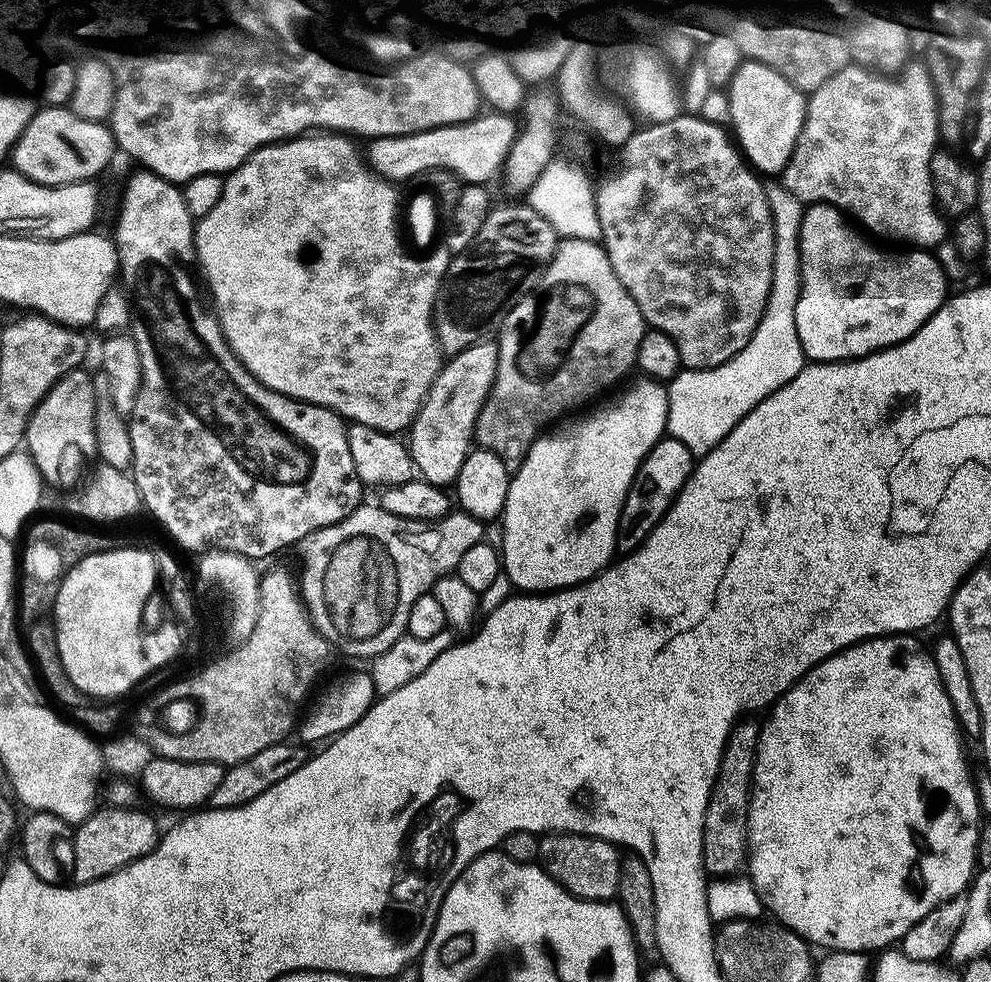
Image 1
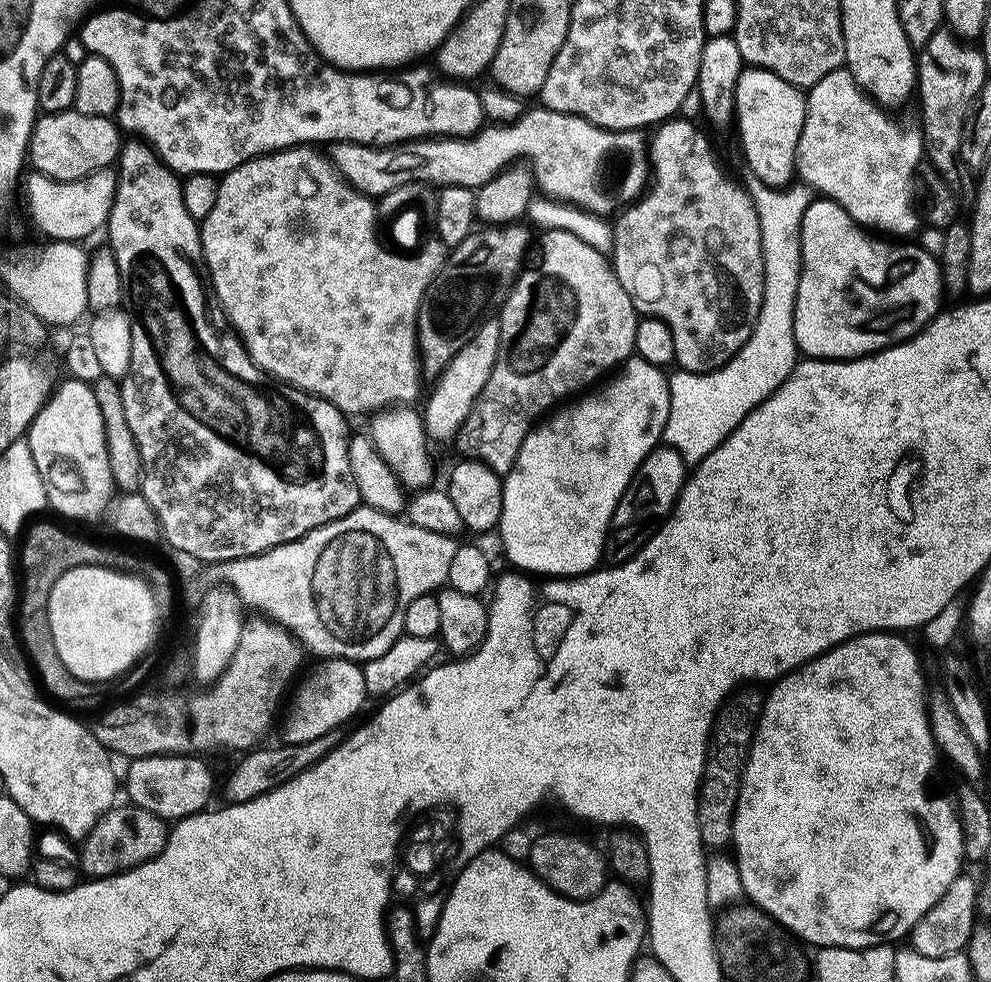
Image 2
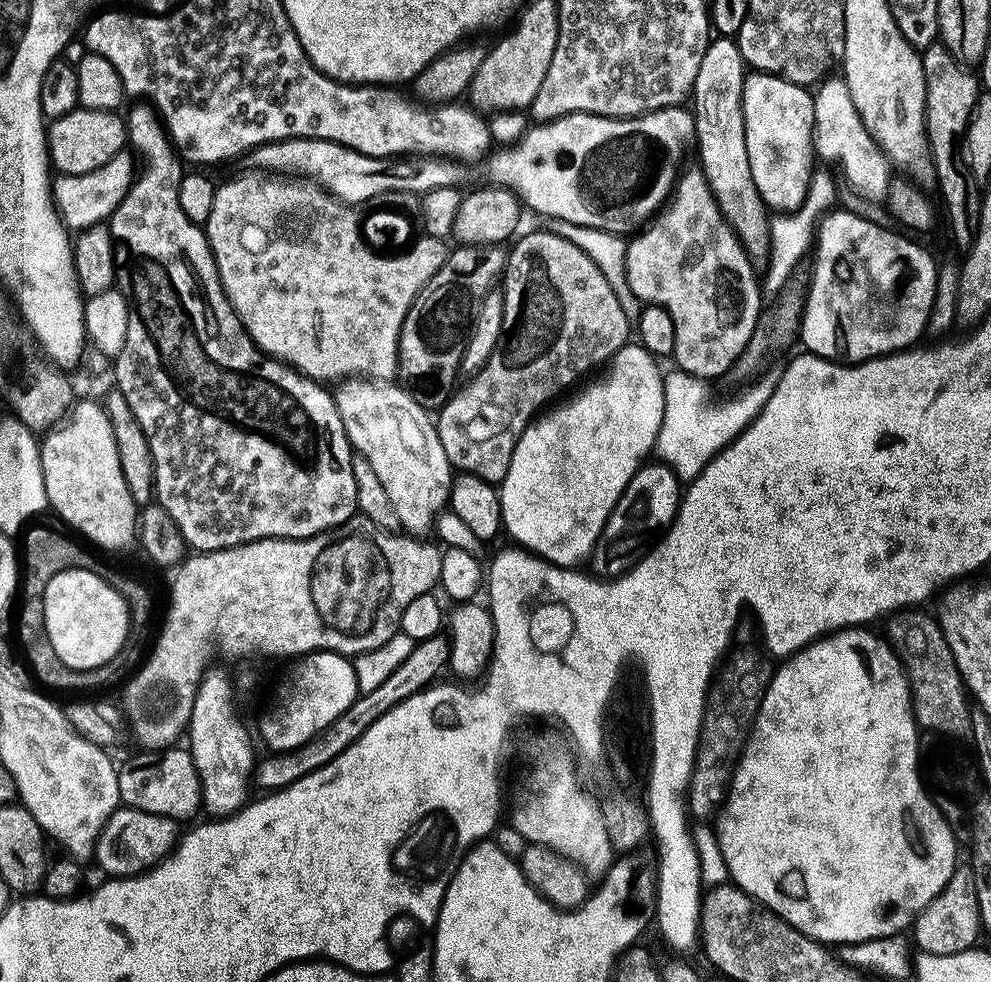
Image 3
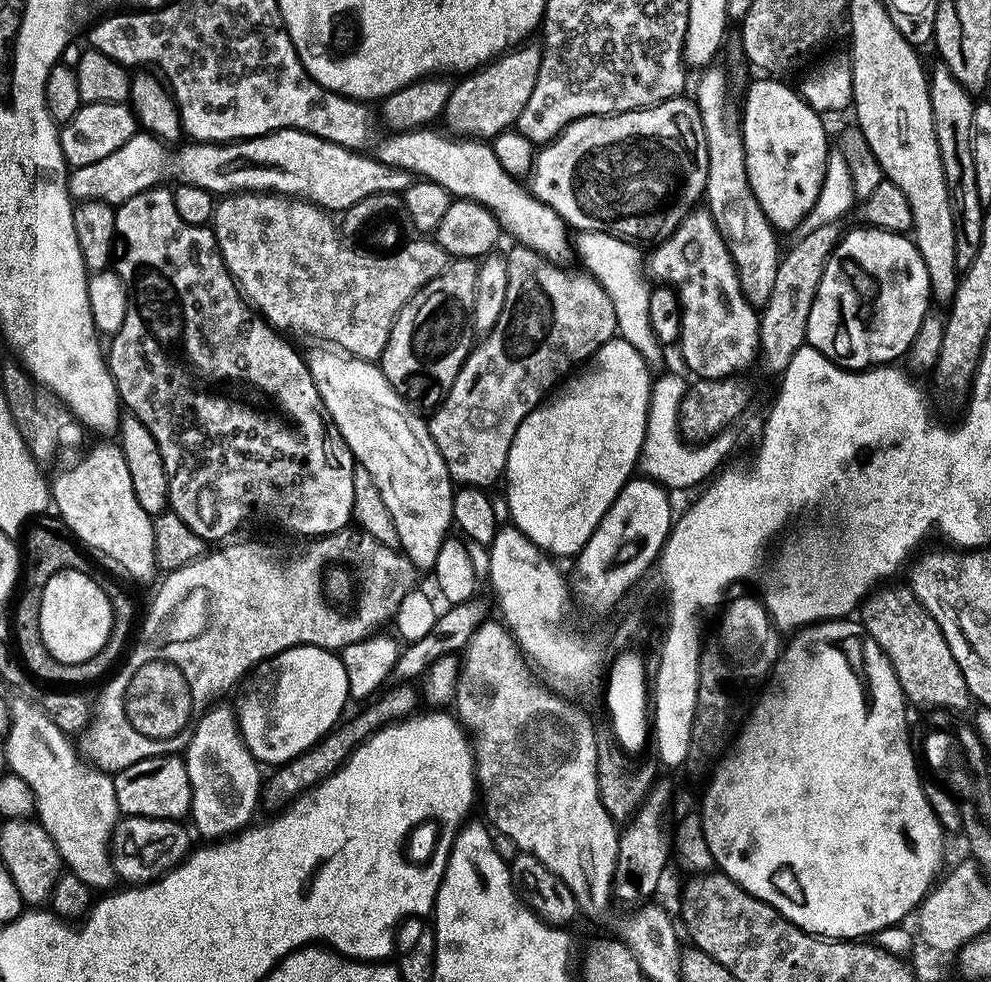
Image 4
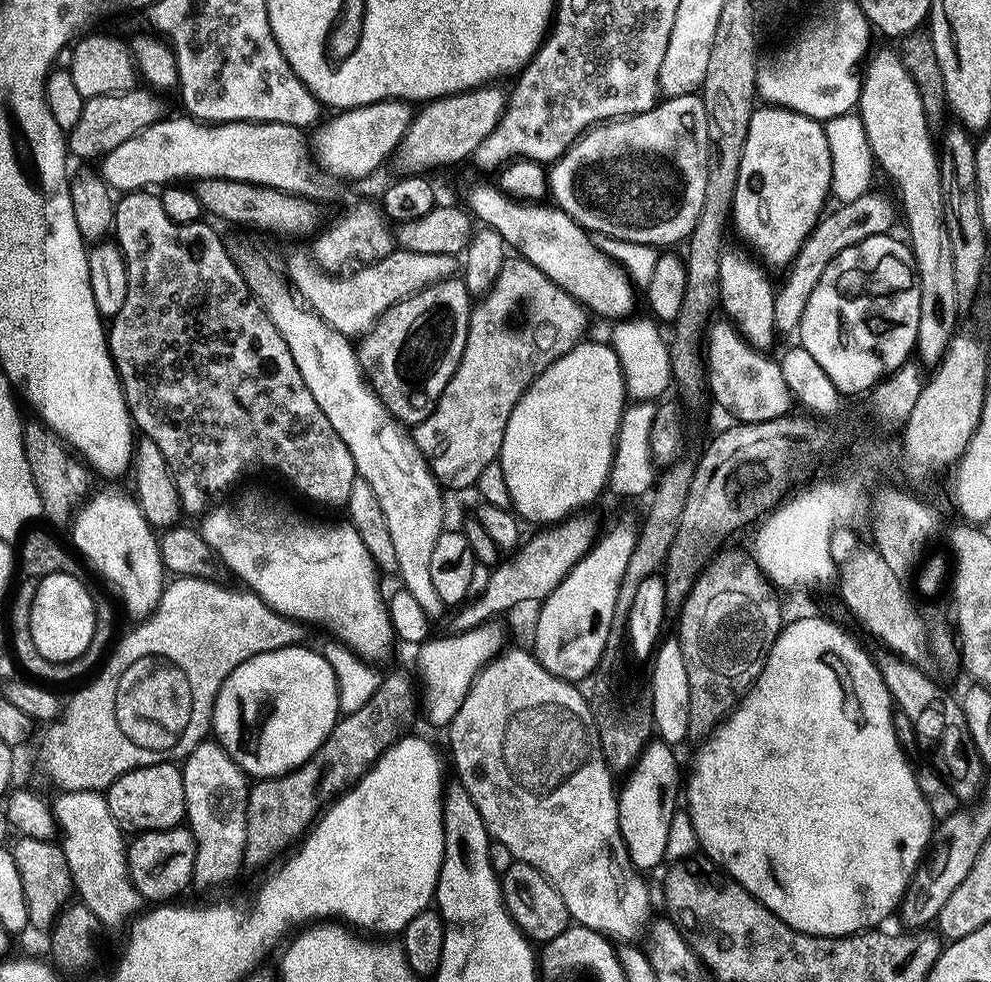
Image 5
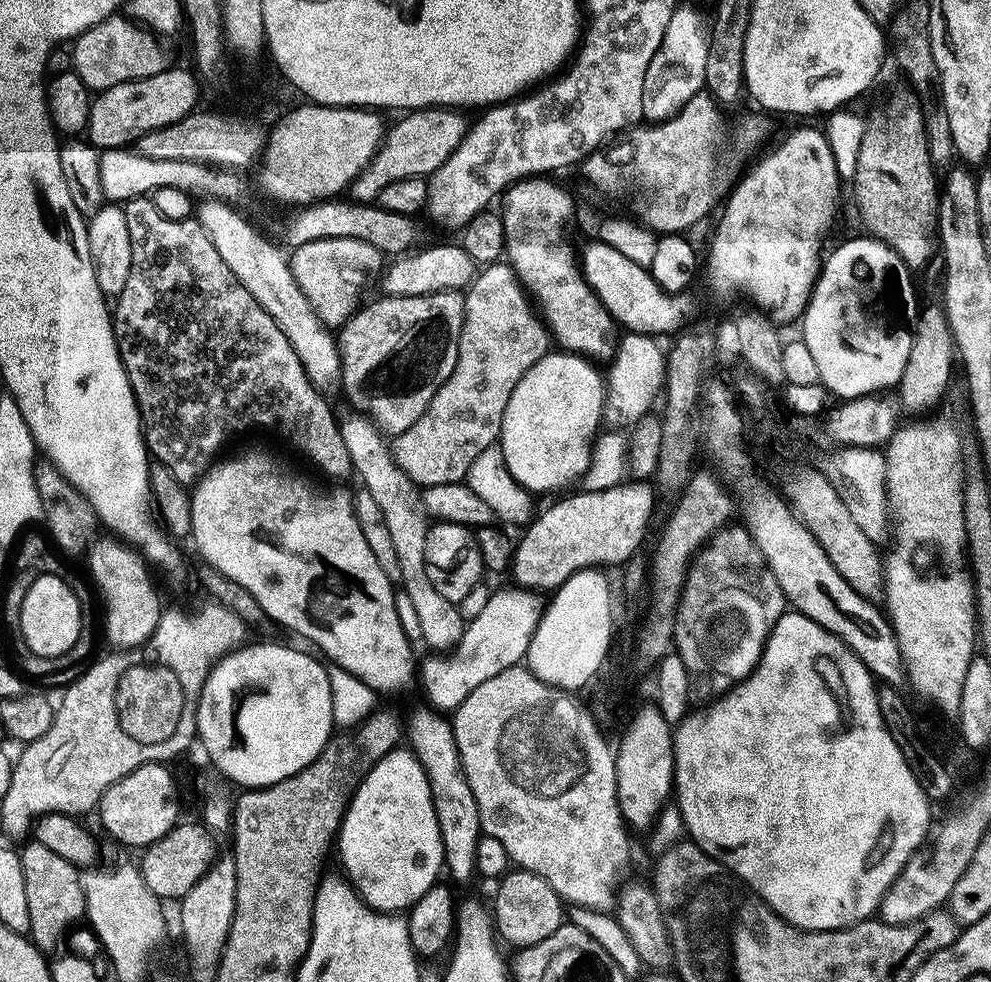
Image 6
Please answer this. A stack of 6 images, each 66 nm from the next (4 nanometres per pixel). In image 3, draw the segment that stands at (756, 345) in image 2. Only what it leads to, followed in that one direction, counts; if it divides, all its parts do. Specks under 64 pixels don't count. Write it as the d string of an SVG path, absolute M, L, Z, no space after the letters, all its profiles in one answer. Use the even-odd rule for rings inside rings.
M818 174L813 177L808 198L799 211L778 214L771 219L771 251L766 261L768 268L762 278L762 290L767 297L776 298L787 291L800 260L813 249L820 221L837 207L837 200L838 190L833 178ZM679 370L672 372L665 375L667 410L664 411L662 429L654 450L657 459L670 467L681 483L689 484L700 476L718 453L728 448L760 417L777 390L777 379L761 377L739 391L738 396L717 403L710 394L711 387L705 381Z

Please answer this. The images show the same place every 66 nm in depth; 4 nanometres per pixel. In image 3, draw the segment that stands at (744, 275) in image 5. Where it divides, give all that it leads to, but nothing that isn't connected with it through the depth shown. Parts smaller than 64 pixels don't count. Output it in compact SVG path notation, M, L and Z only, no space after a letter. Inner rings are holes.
M716 38L711 41L702 58L702 67L698 69L698 82L694 86L690 100L696 103L695 143L700 143L700 164L703 174L708 179L714 198L730 226L738 234L744 248L753 261L767 261L771 251L770 210L754 186L754 170L750 170L750 150L746 146L746 118L744 117L744 87L748 81L750 69L744 63L739 43L732 38Z

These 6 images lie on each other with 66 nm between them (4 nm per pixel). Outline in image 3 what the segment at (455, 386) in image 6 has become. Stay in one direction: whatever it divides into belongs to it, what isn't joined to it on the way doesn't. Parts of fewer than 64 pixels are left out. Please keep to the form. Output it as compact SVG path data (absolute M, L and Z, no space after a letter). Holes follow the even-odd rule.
M551 230L523 236L511 245L508 267L502 277L504 321L498 346L482 371L475 373L469 379L472 381L464 389L461 387L438 412L442 447L446 449L446 458L450 458L453 469L497 486L503 484L506 474L510 474L514 450L518 450L518 442L529 424L549 405L575 389L575 384L587 372L603 369L630 343L631 336L628 335L634 332L633 321L626 314L618 294L614 294L614 286L606 282L606 274L602 274L574 242Z

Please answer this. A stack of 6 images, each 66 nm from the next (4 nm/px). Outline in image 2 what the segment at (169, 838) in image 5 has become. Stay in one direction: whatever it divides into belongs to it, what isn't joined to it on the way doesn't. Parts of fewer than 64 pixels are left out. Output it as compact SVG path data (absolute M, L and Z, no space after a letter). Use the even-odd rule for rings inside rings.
M117 806L111 808L98 826L84 841L80 852L79 867L88 878L105 880L108 876L120 876L123 872L134 870L143 864L149 864L168 845L169 825L158 814L150 814L150 810L142 810L135 806Z

